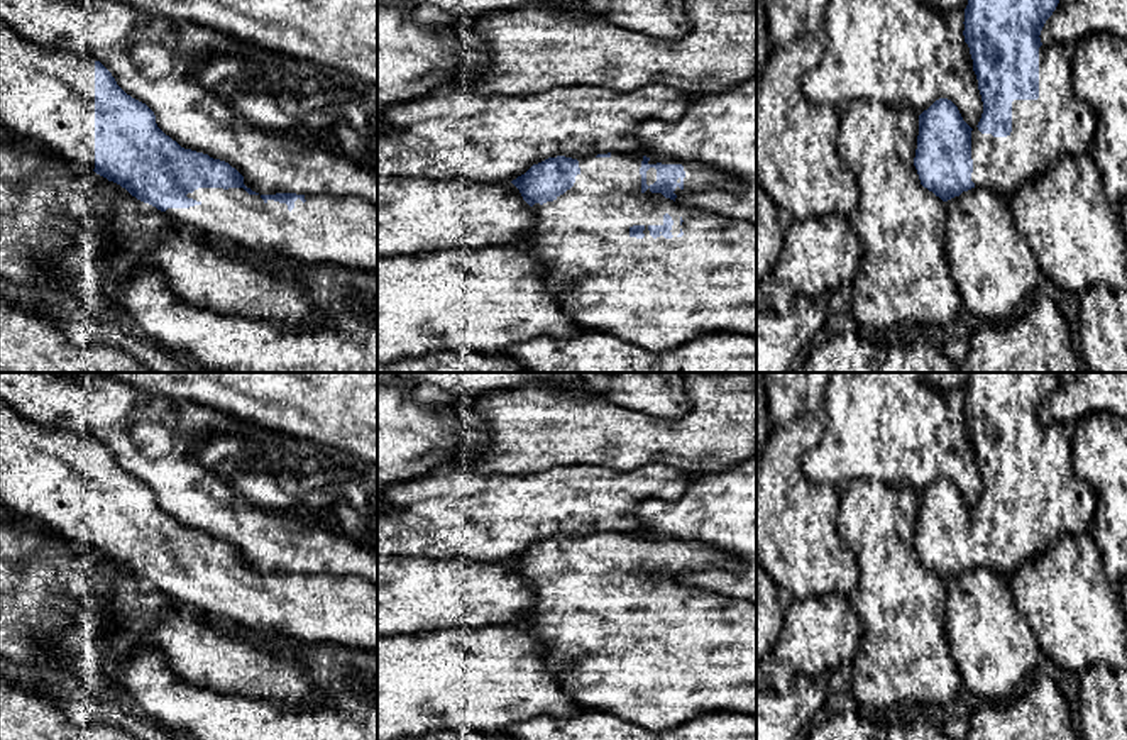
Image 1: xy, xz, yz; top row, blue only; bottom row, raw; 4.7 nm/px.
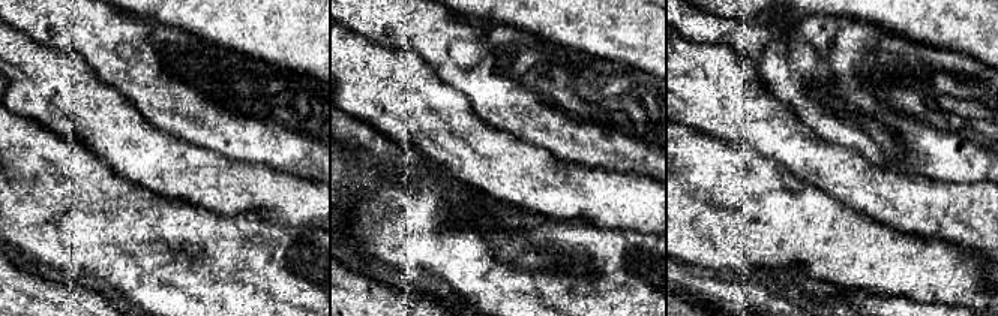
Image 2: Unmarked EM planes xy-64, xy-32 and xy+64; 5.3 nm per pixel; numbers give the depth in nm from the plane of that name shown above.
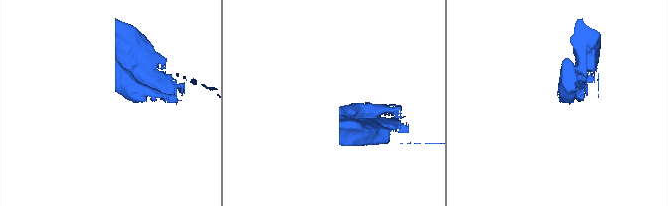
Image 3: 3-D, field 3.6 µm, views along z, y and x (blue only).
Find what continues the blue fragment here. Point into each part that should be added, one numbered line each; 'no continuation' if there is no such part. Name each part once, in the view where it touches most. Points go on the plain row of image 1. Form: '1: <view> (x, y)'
1: xz (699, 556)

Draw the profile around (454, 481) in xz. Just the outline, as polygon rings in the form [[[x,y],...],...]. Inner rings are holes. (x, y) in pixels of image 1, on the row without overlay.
[[[660,464],[631,472],[606,466],[560,466],[528,474],[433,472],[379,491],[384,506],[377,510],[377,555],[511,562],[548,537],[640,533],[636,505],[651,498],[672,501],[685,491],[690,478]]]

